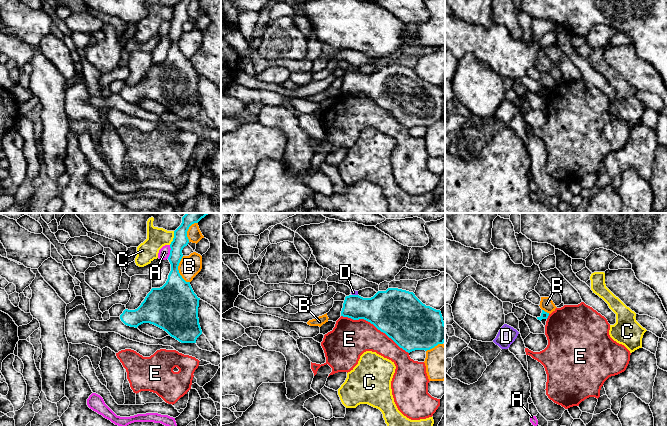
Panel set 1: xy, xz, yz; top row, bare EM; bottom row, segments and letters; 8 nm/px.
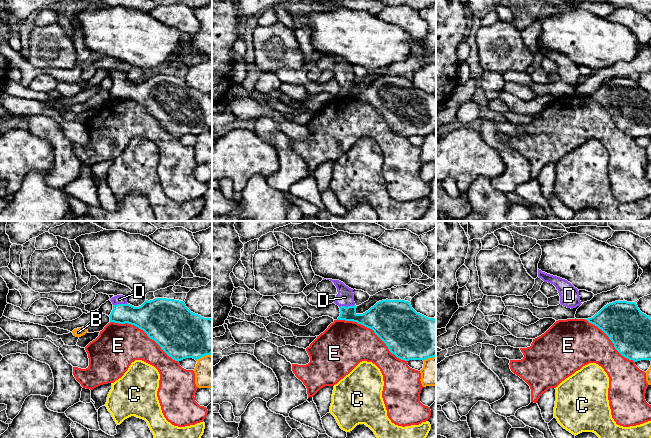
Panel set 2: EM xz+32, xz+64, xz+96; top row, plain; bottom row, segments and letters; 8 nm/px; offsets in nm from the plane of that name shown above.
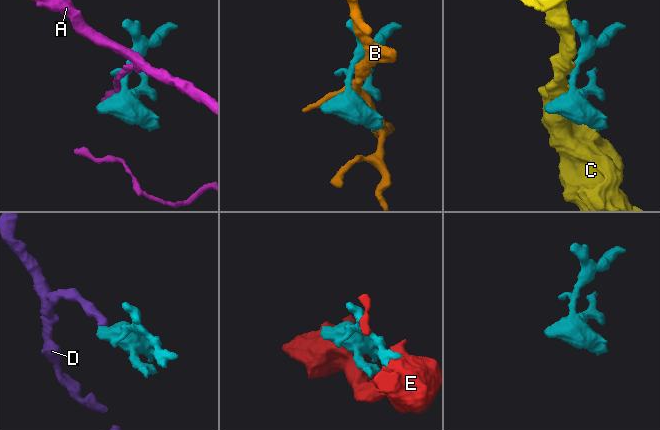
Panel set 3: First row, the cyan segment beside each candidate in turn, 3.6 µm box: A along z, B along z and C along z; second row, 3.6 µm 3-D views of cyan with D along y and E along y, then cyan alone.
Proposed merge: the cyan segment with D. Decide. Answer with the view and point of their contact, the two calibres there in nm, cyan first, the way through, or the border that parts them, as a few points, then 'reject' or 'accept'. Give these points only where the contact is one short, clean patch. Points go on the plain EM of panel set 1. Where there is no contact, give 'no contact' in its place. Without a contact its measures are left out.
contact xz (355, 71); calibres 280 and 50 nm; way xz (382, 86), (368, 85), (355, 71), (353, 68); accept

